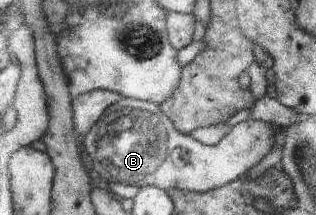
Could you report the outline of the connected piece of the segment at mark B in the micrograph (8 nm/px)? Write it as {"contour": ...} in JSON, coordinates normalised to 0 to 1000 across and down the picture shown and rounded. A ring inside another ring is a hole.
{"contour":[[[396,451],[383,474],[342,502],[329,544],[275,623],[250,633],[244,679],[256,698],[256,744],[285,805],[297,874],[342,874],[345,842],[402,860],[491,860],[525,888],[566,879],[652,898],[731,842],[772,823],[778,800],[832,744],[839,712],[896,679],[892,600],[851,567],[810,563],[788,549],[737,591],[684,674],[655,679],[560,609],[547,563],[509,512],[509,488],[478,470]]]}

